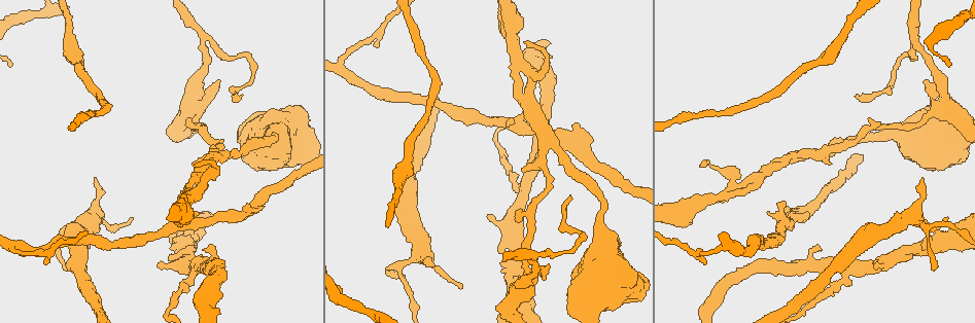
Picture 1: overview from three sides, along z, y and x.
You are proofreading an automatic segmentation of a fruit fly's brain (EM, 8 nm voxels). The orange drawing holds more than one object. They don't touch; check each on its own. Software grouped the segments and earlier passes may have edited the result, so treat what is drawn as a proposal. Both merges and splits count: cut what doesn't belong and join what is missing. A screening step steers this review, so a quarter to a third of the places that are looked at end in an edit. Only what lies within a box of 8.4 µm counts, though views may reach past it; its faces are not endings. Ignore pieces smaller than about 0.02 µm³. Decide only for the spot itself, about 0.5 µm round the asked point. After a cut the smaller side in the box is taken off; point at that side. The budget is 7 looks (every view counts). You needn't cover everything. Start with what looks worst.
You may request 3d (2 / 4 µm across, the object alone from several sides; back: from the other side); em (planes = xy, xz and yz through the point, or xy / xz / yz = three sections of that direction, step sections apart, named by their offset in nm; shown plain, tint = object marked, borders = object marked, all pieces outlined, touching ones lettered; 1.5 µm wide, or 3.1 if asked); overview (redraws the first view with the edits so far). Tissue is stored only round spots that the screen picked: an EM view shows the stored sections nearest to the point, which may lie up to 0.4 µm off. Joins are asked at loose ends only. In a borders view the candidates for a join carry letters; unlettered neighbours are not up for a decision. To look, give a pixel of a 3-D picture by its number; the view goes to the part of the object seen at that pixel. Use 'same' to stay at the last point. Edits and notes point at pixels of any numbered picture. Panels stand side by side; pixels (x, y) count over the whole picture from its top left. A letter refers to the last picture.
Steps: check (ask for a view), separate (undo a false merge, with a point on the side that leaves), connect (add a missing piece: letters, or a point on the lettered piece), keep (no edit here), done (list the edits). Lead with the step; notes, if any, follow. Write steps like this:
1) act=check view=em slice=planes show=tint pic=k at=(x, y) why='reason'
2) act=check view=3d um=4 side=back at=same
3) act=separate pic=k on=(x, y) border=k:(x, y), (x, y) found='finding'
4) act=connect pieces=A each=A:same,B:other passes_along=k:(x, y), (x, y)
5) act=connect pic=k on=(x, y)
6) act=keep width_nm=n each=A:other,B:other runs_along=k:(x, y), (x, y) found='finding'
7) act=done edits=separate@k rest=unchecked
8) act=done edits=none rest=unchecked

act=check view=3d um=2 side=back pic=1 at=(933, 266) why='tapers out'

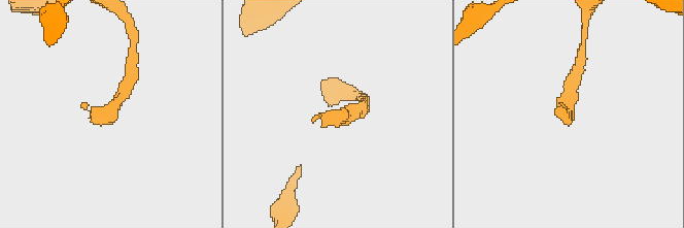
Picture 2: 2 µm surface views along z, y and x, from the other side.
act=check view=em slice=yz step=8 show=tint pic=2 at=(312, 119)

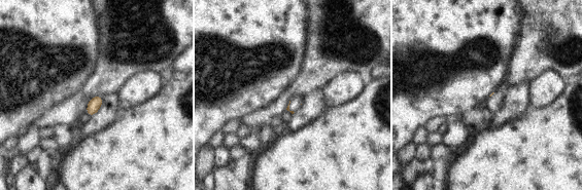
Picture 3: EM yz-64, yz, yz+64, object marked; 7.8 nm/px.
act=check view=em slice=planes show=borders at=same why='cut it another way'

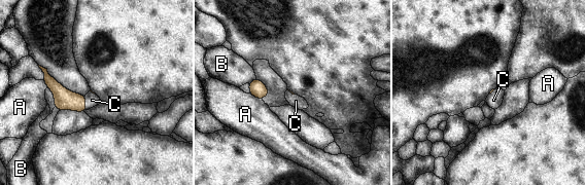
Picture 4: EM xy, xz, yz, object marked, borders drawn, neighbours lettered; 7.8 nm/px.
act=connect pieces=C longest_contact=A:120nm each=A:other,B:other,C:same found='the cell continues'

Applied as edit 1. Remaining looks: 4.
act=check view=em slice=yz step=8 show=borders pic=1 at=(507, 127) why='free end'

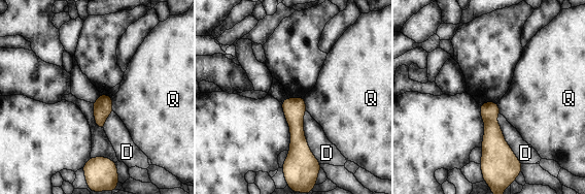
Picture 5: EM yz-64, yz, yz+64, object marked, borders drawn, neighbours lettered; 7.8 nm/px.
act=check view=em slice=xz step=8 show=borders at=same why='another direction'

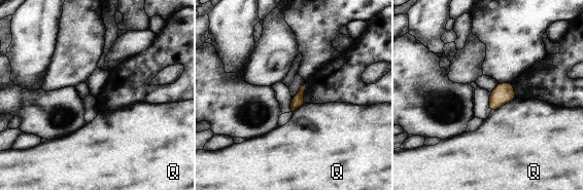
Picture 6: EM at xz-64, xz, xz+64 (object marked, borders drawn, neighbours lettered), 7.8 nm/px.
act=keep longest_contact=Q:240nm each=Q:other border=6:(516, 98), (490, 112) found='no lettered piece goes on from it'

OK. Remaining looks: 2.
act=check view=em slice=planes show=tint pic=1 at=(895, 68) why='abrupt turn'

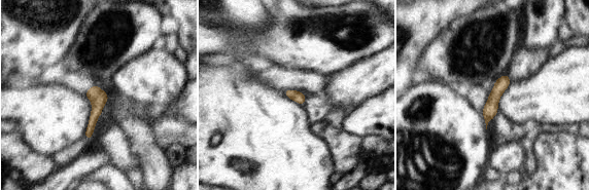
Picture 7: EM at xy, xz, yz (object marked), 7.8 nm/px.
act=check view=em slice=planes show=borders at=same why='what lies round it'

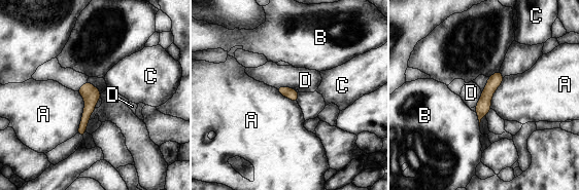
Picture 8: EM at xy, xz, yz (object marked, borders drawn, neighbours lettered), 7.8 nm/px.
act=keep width_nm=90 each=A:other,B:other,C:other,D:other found='continuous, no second cell'

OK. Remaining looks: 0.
act=done edits=connect@4 rest=unchecked

